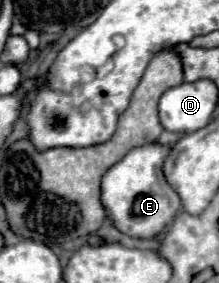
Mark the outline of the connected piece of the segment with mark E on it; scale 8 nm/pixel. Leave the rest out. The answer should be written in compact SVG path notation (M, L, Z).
M144 144L132 148L118 164L114 164L102 178L102 204L108 210L108 216L114 220L114 226L136 238L150 238L158 234L180 210L180 196L166 182L162 174L164 160L170 154L170 146L162 144Z

